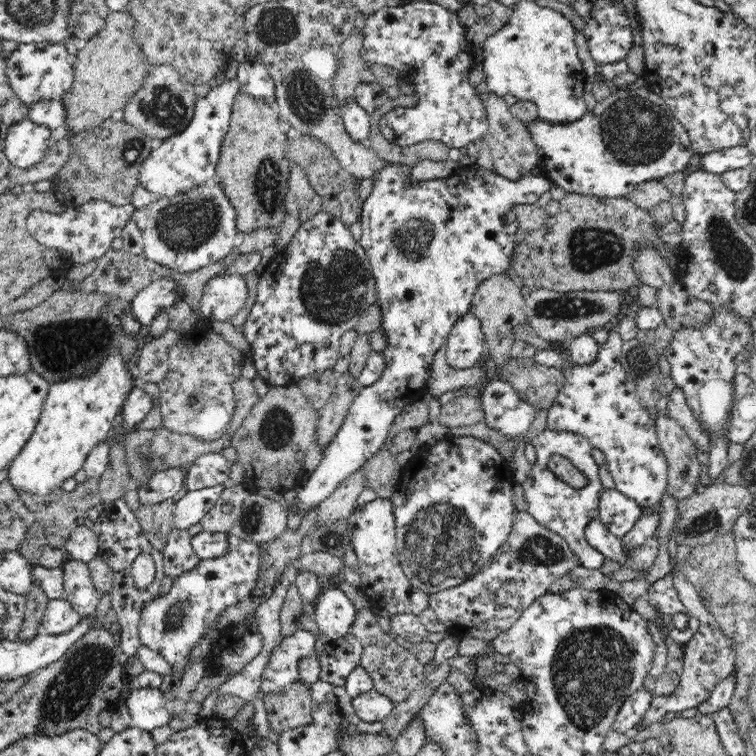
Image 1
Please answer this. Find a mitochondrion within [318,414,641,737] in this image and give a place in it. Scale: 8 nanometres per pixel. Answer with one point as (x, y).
(593, 667)

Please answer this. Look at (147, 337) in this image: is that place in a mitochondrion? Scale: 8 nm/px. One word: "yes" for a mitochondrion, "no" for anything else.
no

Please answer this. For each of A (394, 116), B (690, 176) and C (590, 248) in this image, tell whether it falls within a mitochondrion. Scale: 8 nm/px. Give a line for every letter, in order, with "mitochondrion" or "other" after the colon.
A: other
B: other
C: mitochondrion

